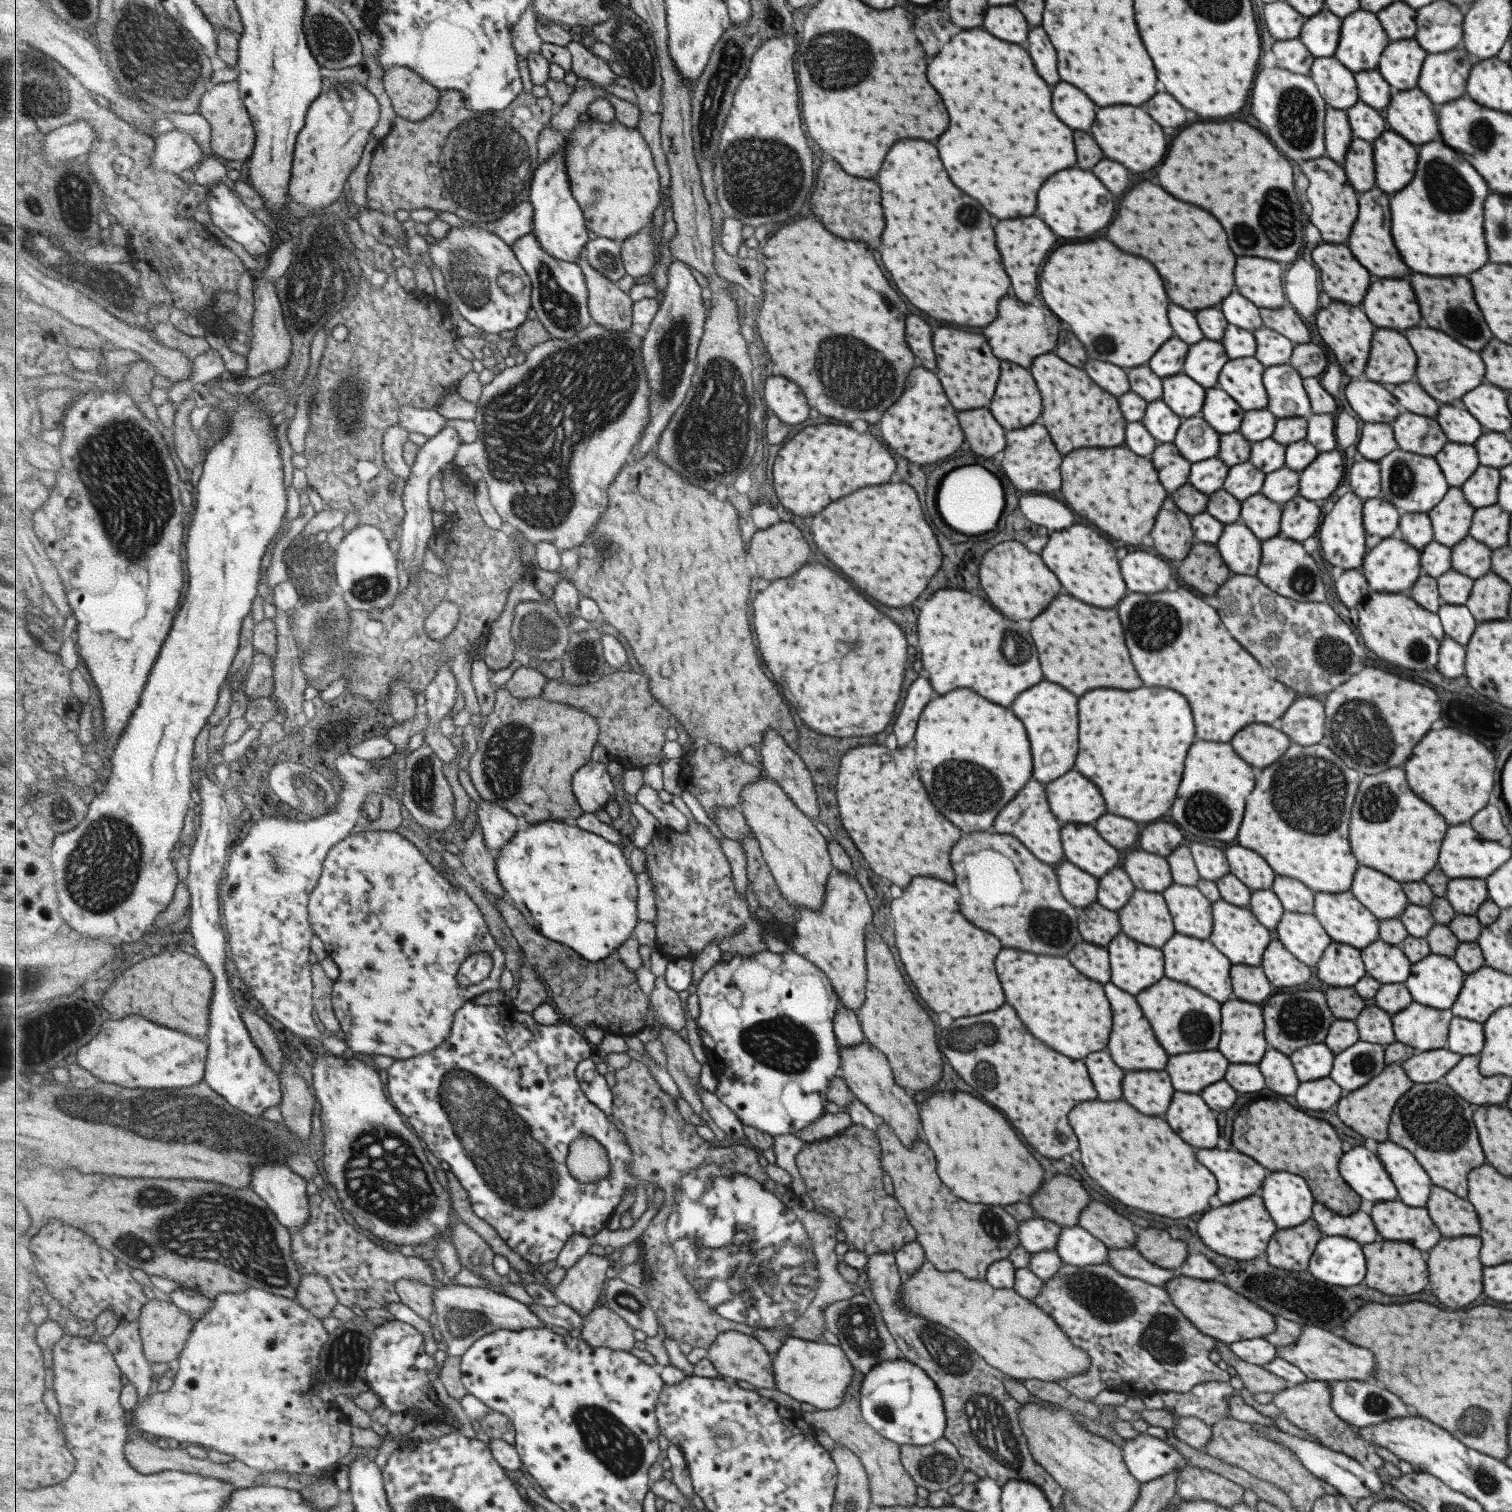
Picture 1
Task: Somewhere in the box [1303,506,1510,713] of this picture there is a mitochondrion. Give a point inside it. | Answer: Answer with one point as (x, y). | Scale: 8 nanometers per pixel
(1338, 656)

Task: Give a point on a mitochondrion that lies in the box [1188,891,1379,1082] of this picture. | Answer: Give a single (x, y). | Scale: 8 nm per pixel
(1300, 1018)

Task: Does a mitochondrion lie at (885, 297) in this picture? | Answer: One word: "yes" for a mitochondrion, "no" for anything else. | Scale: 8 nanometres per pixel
yes

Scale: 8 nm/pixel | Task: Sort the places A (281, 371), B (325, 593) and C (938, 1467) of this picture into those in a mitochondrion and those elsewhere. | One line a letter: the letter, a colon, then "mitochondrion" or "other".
A: other
B: mitochondrion
C: mitochondrion

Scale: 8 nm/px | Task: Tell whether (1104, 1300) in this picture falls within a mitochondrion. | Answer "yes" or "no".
yes

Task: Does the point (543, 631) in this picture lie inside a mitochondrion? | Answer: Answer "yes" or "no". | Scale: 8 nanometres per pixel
yes

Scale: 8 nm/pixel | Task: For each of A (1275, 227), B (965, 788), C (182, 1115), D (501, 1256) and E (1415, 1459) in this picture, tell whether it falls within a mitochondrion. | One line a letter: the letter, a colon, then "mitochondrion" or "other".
A: mitochondrion
B: mitochondrion
C: mitochondrion
D: other
E: other

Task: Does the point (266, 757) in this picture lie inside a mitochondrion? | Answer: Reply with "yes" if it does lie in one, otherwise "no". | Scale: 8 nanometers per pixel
no

